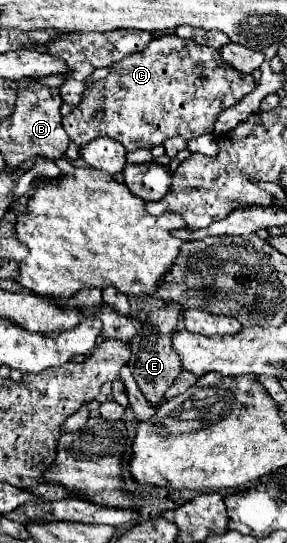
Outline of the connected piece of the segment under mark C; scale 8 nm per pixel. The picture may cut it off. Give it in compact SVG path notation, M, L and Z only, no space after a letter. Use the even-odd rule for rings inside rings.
M162 35L162 37L154 37L144 51L132 53L124 57L122 61L118 61L116 65L112 65L110 75L104 79L104 87L102 87L102 81L88 85L80 105L76 105L74 111L68 113L62 121L64 121L64 129L68 137L76 143L76 147L84 147L96 137L112 137L116 141L122 141L122 145L128 151L152 149L176 135L184 139L194 139L204 133L212 133L218 115L224 109L240 103L242 97L254 91L254 87L256 83L252 75L232 69L220 57L218 49L196 45L194 41L180 39L178 35ZM98 109L104 109L102 121L92 119L94 111Z

